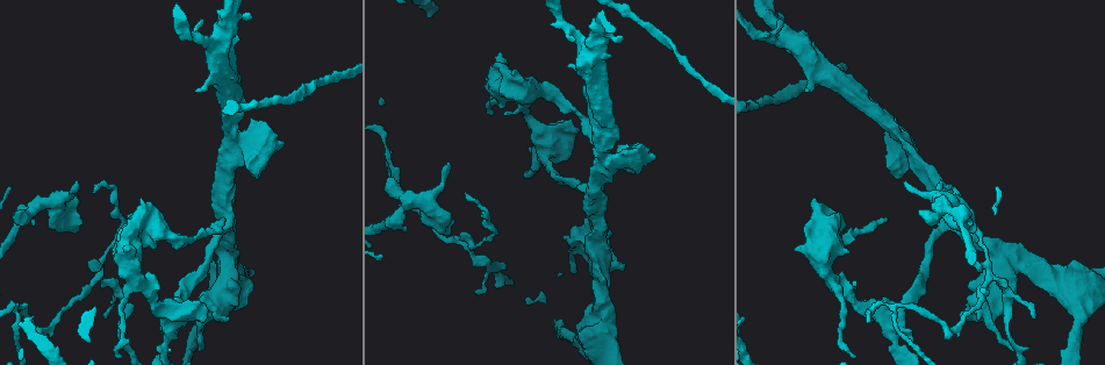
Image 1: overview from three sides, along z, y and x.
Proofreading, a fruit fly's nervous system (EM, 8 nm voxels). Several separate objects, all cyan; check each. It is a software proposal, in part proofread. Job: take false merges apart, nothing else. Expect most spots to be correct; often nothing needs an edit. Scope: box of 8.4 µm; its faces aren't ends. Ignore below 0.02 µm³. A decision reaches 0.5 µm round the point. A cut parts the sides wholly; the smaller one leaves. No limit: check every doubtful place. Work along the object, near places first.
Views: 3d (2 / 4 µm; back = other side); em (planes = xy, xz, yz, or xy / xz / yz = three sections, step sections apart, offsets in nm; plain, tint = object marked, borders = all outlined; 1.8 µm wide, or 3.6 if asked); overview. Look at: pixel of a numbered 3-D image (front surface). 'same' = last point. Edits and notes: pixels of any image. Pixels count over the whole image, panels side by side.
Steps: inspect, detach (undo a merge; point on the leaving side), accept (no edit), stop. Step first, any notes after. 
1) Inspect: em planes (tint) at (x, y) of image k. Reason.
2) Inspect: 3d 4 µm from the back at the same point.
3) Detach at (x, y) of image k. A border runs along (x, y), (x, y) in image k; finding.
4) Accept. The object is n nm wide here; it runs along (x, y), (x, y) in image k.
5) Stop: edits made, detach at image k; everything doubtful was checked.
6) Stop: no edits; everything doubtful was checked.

Inspect: em xz step 16 (tint) at (239, 150) of image 1. Four or more arms meet.

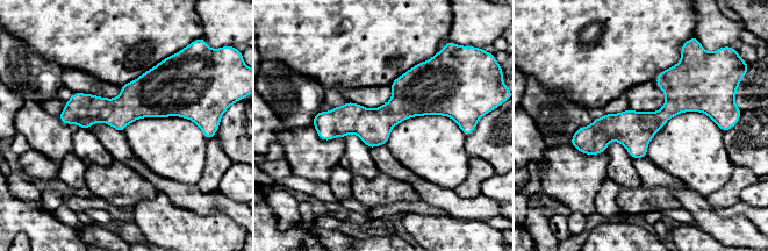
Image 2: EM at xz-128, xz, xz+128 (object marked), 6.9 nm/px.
Inspect: em planes (tint) at the same point. Another direction.

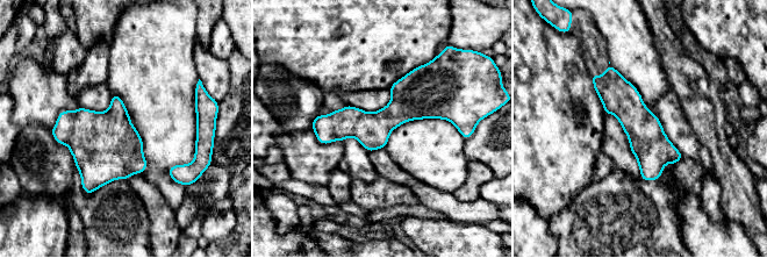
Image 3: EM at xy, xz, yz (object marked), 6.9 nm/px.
Accept. It runs along (451, 115), (315, 127) in image 3; one cell here.

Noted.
Inspect: em xy step 16 (tint) at (599, 218) of image 1. Abrupt turn.

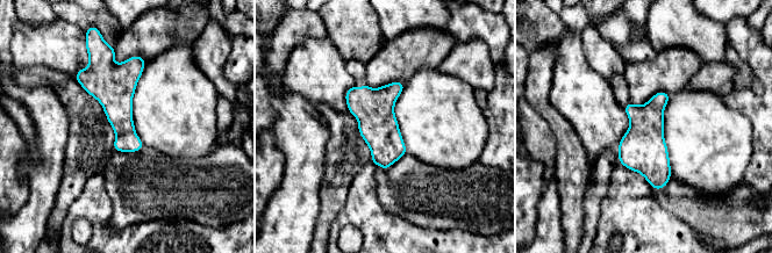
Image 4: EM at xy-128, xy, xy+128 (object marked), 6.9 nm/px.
Inspect: em planes (tint) at the same point. Cut it another way.

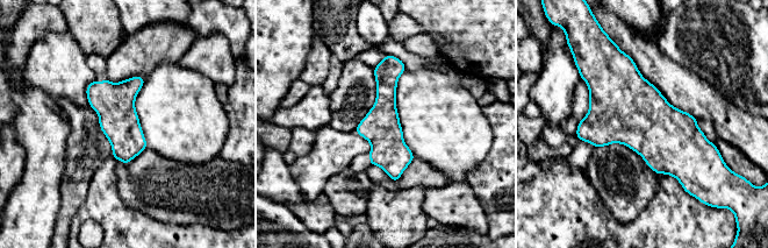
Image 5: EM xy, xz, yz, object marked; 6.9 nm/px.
Accept. It runs along (388, 57), (386, 140), (395, 177) in image 5; all the same cell.

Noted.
Inspect: em planes (borders) at (891, 312) of image 1. Four arms meet.

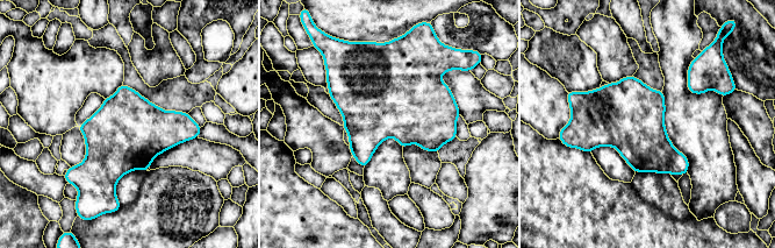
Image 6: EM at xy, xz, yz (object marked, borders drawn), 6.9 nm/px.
Accept. Continuous, no second cell.

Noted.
Inspect: 3d 2 µm at (471, 245) of image 1. Abrupt turn.

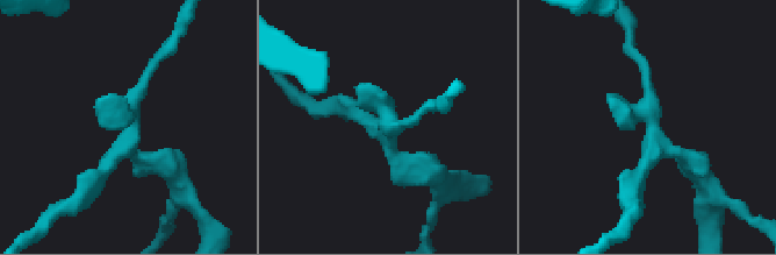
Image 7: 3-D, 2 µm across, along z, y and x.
Inspect: em planes (tint) at (126, 140) of image 7. 3 arms meet here.

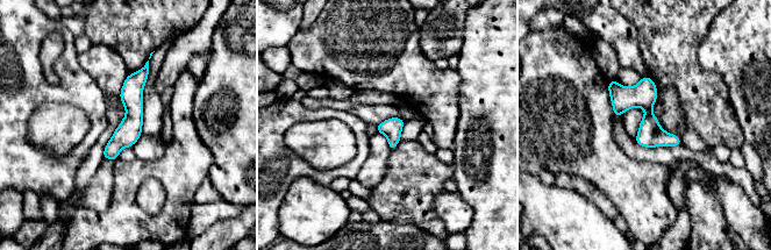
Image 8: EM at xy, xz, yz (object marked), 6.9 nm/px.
Accept. It runs along (145, 69), (130, 128), (106, 156) in image 8; continuous, no second cell.

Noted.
Stop: no edits; everything doubtful was checked.

